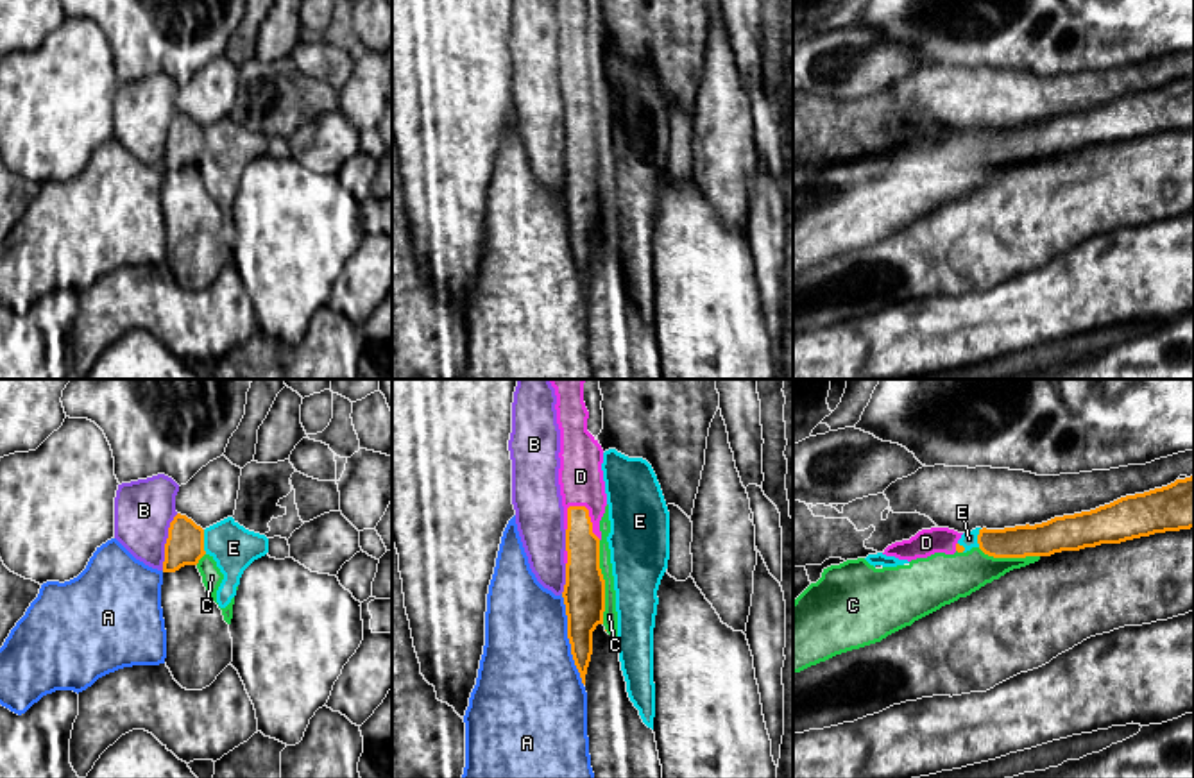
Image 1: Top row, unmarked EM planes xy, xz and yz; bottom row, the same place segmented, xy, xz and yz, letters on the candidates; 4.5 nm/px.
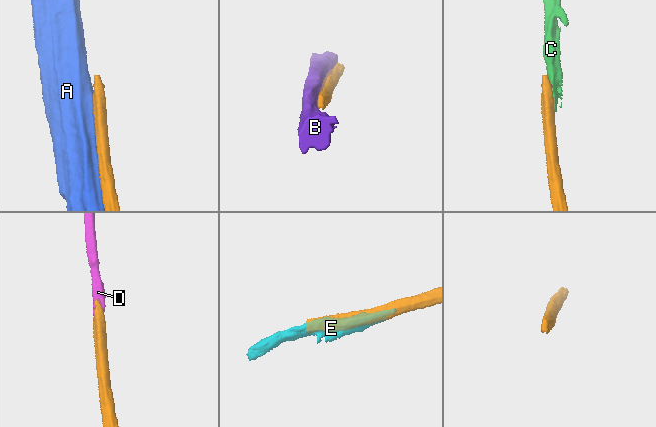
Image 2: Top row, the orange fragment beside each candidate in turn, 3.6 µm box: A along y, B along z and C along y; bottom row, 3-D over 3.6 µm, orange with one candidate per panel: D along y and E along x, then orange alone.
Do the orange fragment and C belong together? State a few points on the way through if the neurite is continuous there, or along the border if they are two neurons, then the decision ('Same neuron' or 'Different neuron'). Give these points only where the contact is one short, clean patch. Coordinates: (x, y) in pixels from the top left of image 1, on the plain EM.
Different neuron

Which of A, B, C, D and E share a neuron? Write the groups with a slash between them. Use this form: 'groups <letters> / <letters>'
groups A / B / C E / D

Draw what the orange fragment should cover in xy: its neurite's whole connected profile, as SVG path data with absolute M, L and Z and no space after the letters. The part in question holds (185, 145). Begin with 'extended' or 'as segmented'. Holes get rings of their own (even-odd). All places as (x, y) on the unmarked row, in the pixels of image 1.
as segmented; M177 113L168 127L163 172L175 172L184 165L197 165L204 154L204 129L186 114Z

